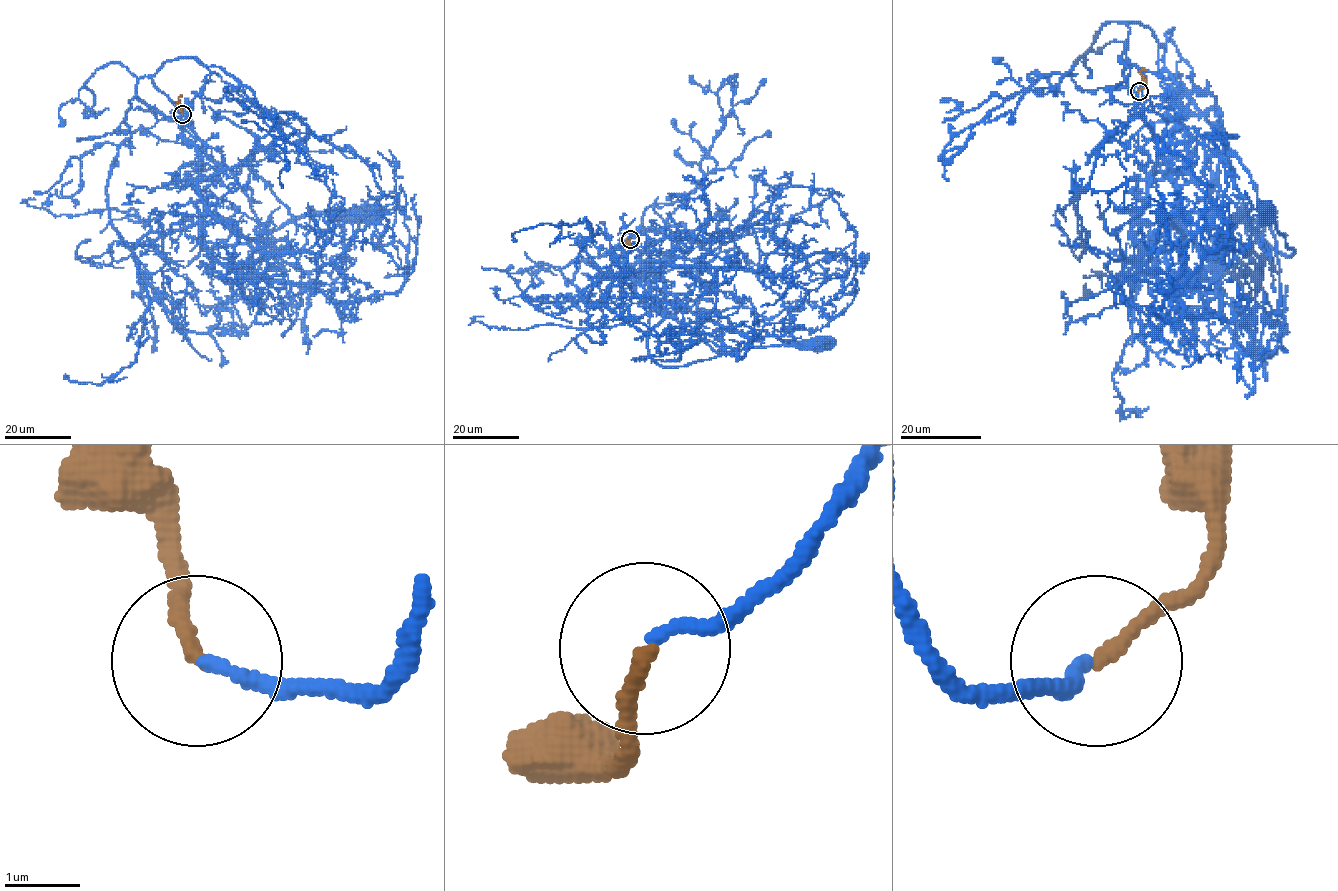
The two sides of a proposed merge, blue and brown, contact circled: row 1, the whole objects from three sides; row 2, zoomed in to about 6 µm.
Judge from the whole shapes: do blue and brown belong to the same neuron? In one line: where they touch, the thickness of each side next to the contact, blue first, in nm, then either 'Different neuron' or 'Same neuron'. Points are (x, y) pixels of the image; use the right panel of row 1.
Place: (1139, 91). Thickness 160 nm (blue) against 190 nm. Same neuron

